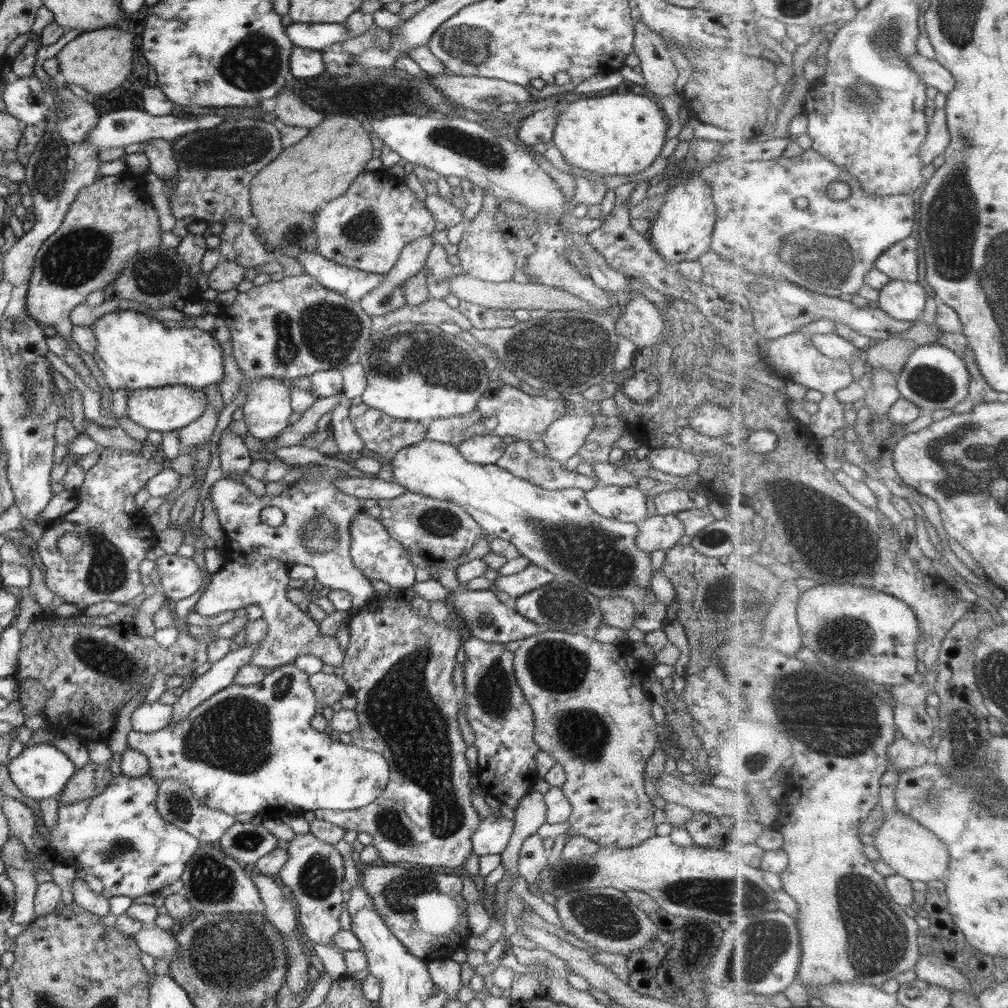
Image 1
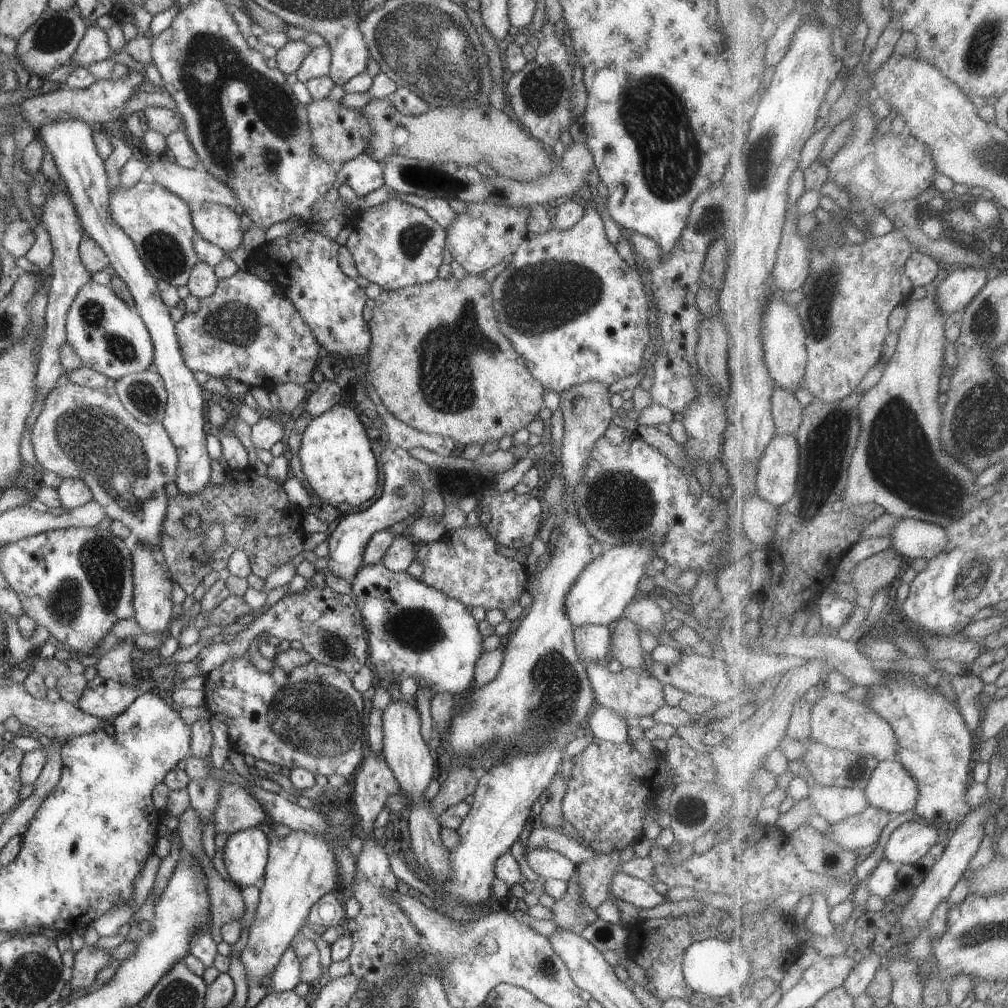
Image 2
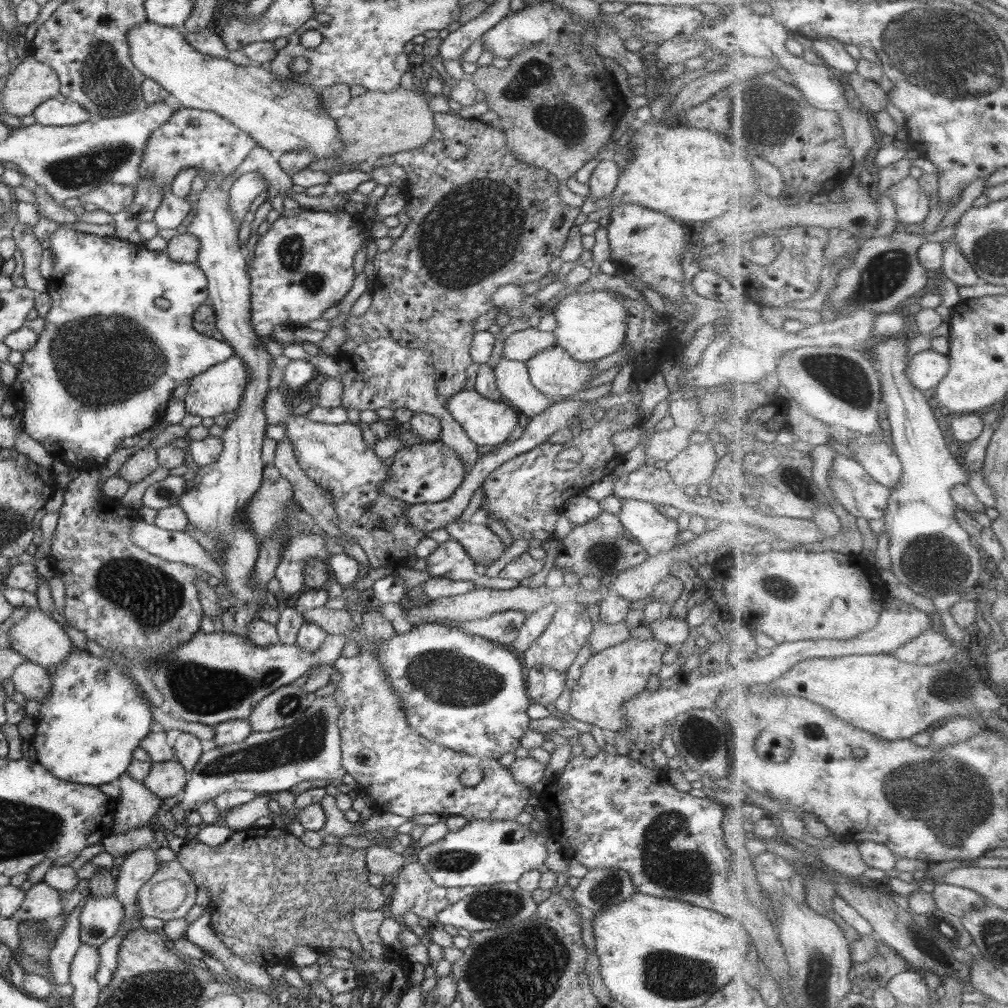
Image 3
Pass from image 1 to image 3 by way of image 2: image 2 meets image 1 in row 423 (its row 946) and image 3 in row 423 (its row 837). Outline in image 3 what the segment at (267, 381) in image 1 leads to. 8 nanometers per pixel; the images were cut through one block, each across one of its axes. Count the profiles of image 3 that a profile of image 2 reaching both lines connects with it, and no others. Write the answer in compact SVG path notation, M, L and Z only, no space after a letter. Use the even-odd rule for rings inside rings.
M279 388L267 391L263 403L267 424L286 424L286 438L293 443L294 455L300 468L308 478L330 492L338 528L344 534L344 539L354 540L366 552L370 569L403 566L404 560L414 554L416 545L427 536L410 523L407 518L409 505L406 502L382 492L382 482L390 476L390 468L376 457L373 447L364 441L361 428L350 422L312 422L306 415L291 415L294 408L284 403L284 394Z

